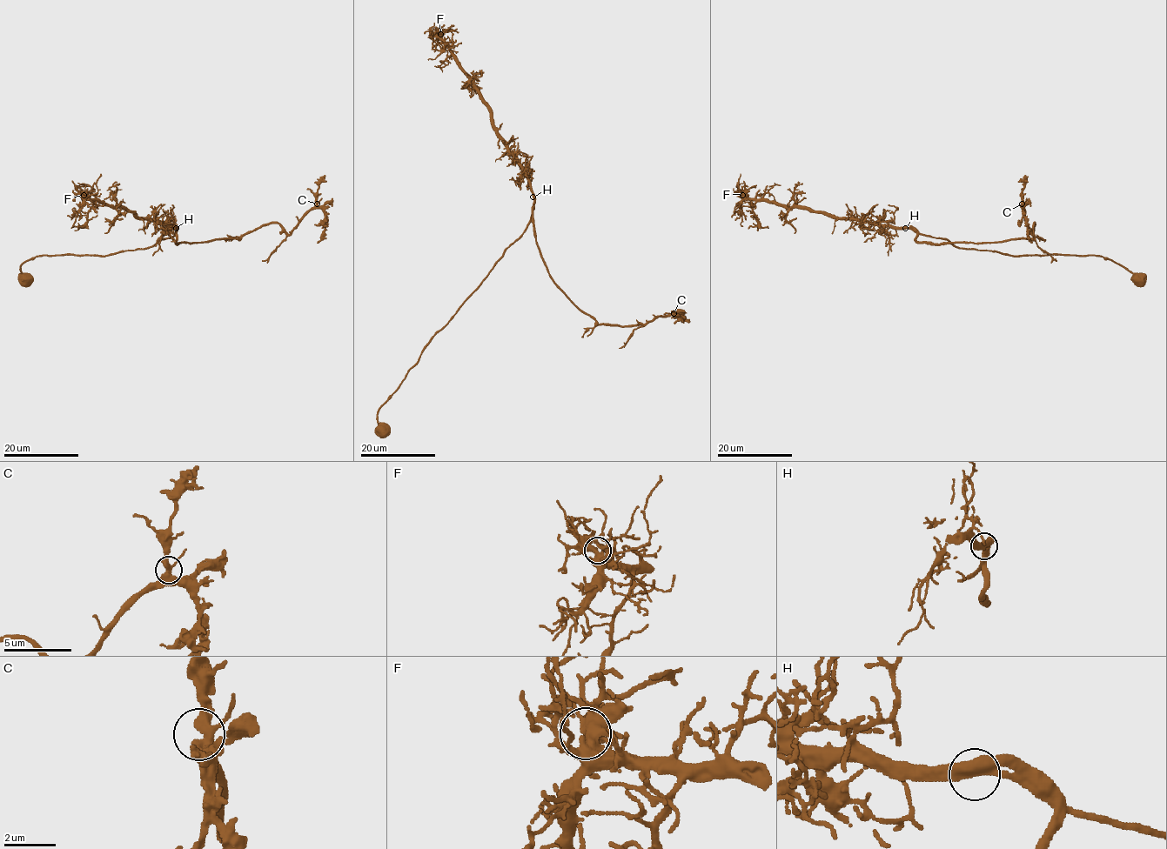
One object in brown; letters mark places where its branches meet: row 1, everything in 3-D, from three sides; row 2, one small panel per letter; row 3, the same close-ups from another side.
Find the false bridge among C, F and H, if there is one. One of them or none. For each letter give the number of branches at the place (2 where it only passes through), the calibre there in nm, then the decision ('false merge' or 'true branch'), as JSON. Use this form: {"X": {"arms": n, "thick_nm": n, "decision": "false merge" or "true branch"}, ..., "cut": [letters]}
{"C": {"arms": 3, "thick_nm": 400, "decision": "true branch"}, "F": {"arms": 3, "thick_nm": 440, "decision": "true branch"}, "H": {"arms": 2, "thick_nm": 480, "decision": "true branch"}, "cut": []}

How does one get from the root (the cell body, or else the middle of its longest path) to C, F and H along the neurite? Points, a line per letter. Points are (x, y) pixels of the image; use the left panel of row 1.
C: (24, 279), (20, 266), (43, 255), (239, 238), (271, 223), (289, 235), (317, 203)
F: (24, 279), (20, 266), (37, 256), (106, 256), (147, 249), (177, 229), (83, 195)
H: (24, 279), (20, 266), (35, 257), (64, 254), (106, 256), (147, 249), (161, 239), (172, 237), (177, 228)

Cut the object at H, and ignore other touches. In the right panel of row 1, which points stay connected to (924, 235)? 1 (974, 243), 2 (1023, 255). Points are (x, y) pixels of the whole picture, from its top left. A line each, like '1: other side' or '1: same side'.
1: other side
2: same side

